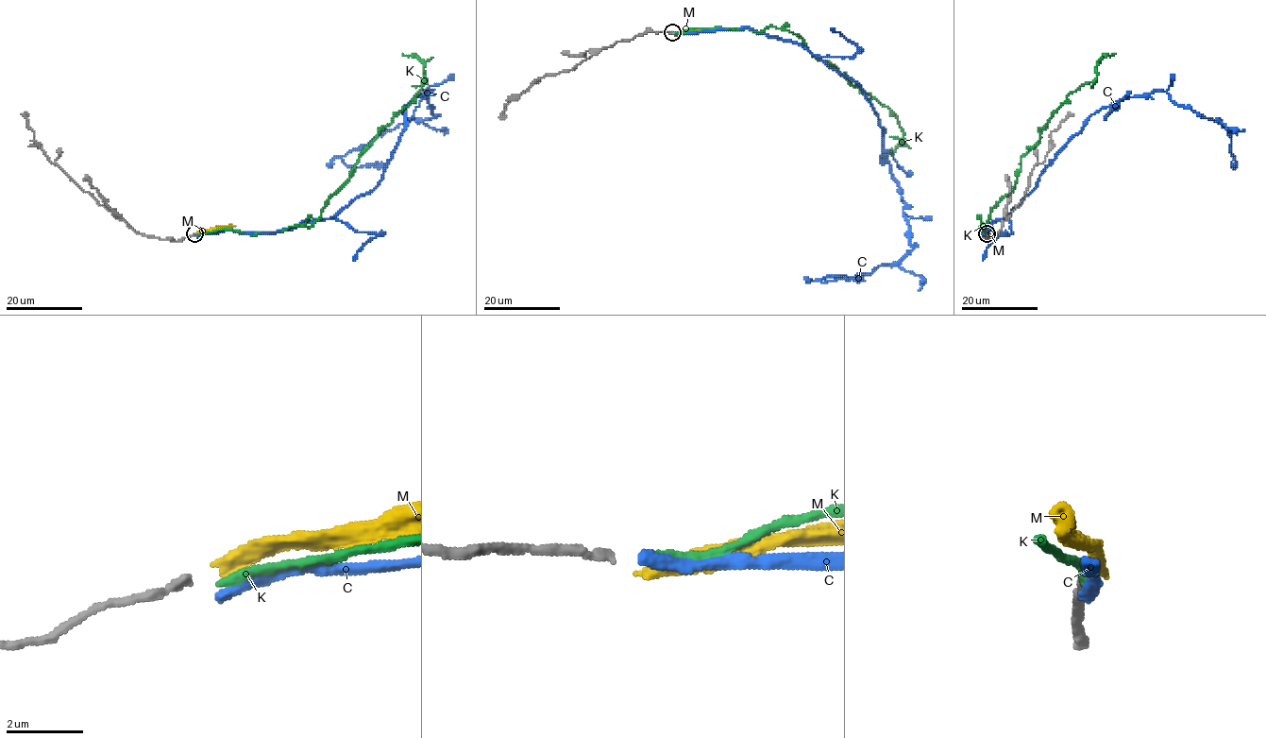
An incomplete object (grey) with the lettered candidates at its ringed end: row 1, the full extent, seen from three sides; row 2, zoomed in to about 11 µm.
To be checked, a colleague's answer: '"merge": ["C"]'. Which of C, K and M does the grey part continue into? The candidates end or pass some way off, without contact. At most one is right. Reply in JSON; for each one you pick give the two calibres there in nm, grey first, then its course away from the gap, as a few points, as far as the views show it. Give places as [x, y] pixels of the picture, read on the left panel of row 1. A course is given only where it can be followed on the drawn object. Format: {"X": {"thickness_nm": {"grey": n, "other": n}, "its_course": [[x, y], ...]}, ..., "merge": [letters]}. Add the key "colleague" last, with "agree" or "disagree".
{"merge": [], "colleague": "disagree"}

